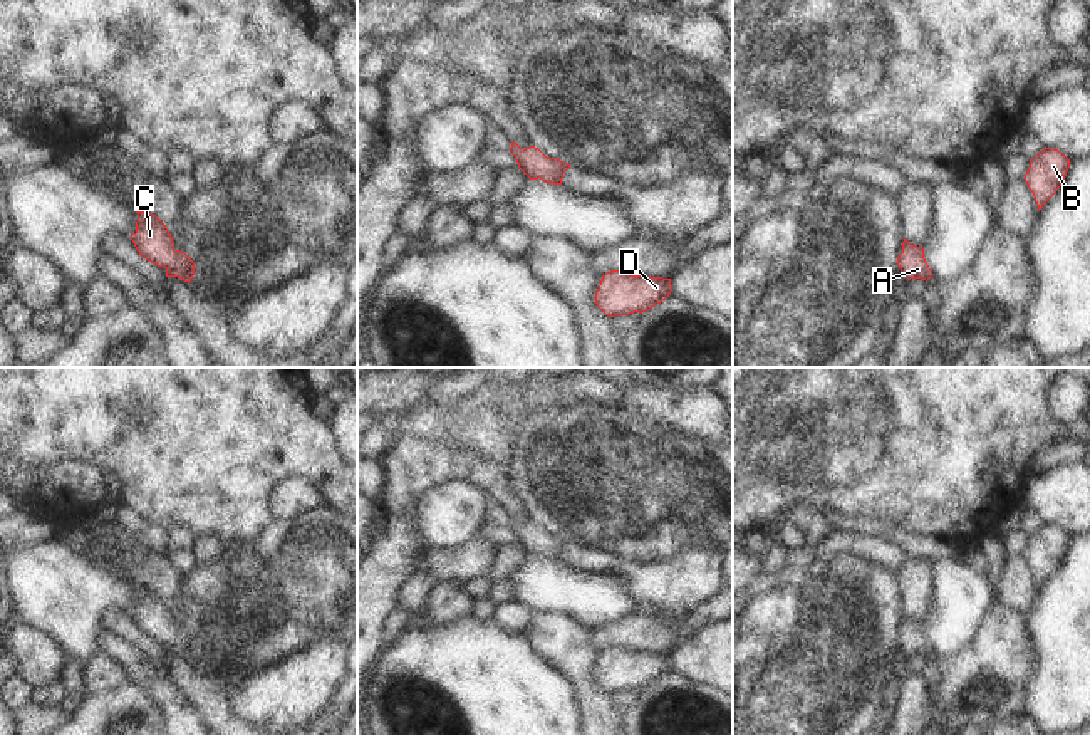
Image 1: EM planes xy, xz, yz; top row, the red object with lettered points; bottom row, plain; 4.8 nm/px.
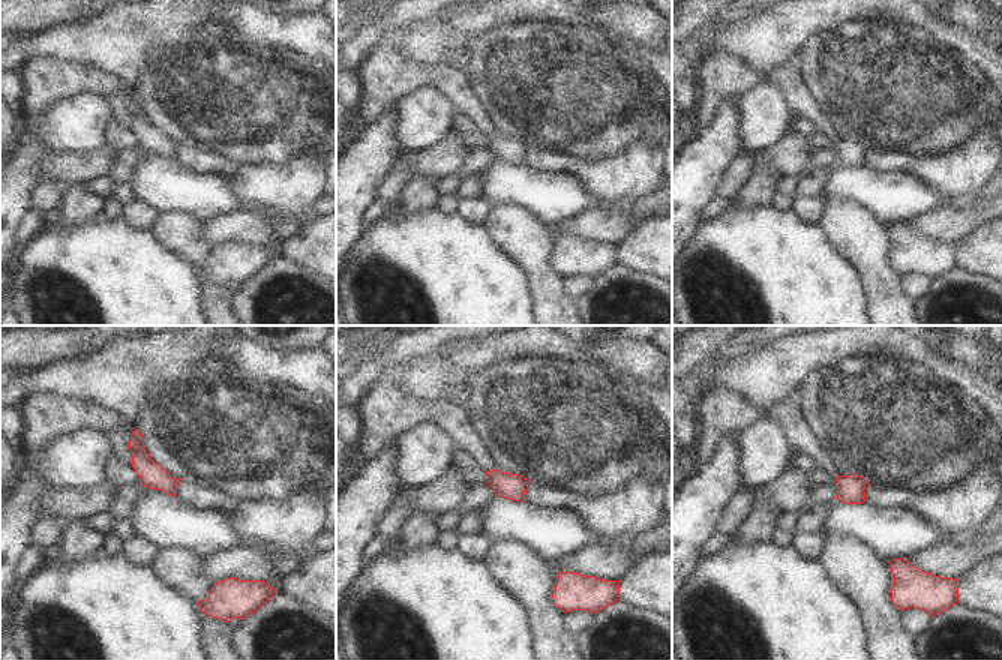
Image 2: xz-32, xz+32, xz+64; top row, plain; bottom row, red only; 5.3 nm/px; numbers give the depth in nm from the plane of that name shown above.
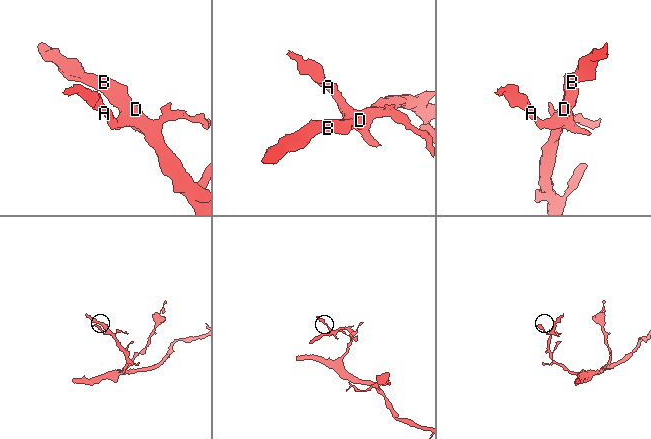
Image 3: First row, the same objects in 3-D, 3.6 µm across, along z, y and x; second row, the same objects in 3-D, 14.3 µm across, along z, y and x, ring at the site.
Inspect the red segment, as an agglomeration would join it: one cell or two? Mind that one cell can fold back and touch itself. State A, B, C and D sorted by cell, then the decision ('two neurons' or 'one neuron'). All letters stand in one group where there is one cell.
A B C D; one neuron

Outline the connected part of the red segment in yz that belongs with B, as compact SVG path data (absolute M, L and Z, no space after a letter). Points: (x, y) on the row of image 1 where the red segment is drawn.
M1046 148L1038 153L1025 175L1025 181L1031 190L1038 210L1056 193L1070 168L1070 159L1058 149Z

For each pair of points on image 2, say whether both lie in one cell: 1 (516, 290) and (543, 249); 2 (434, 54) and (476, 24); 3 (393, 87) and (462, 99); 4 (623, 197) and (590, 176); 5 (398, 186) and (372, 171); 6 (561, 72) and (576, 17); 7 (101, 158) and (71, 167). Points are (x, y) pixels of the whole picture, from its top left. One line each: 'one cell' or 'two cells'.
1: two cells
2: one cell
3: one cell
4: one cell
5: two cells
6: two cells
7: one cell

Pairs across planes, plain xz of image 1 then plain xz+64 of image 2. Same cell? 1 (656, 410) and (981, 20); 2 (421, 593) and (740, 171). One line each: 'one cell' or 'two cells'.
1: one cell
2: one cell

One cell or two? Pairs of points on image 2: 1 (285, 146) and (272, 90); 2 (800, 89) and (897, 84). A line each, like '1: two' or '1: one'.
1: one
2: two

